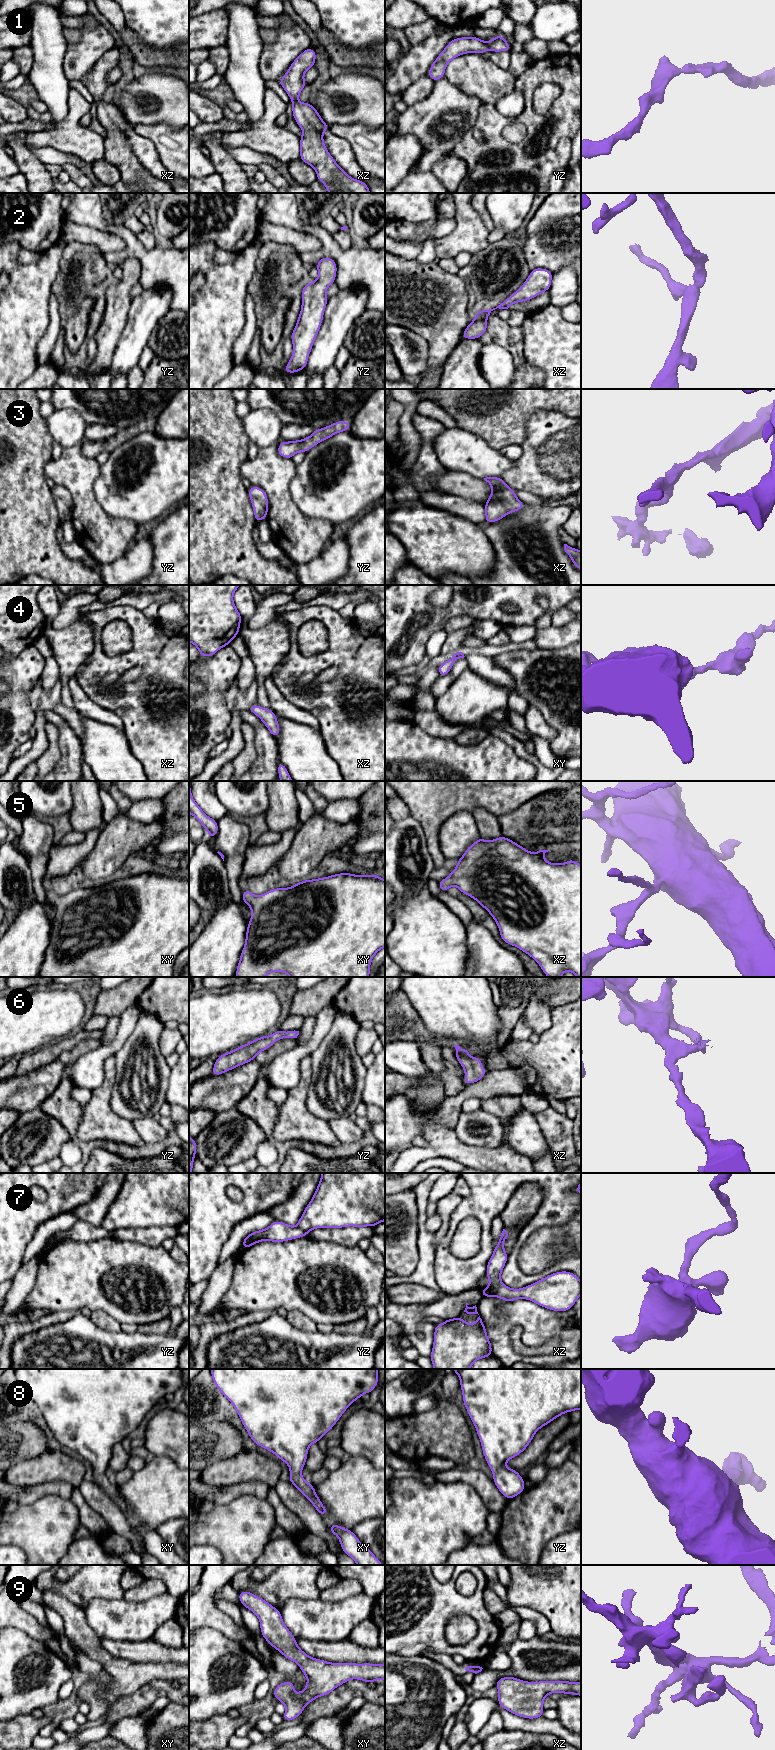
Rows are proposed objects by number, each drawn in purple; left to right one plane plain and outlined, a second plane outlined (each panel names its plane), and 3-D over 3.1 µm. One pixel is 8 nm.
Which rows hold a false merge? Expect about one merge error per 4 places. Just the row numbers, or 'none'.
7

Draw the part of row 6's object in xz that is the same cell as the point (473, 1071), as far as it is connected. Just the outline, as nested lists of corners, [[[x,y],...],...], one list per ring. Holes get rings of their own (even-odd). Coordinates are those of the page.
[[[454,1045],[456,1051],[455,1056],[461,1066],[464,1068],[465,1073],[465,1085],[473,1084],[481,1080],[486,1074],[487,1070],[483,1070],[483,1063],[478,1056],[470,1058],[468,1054],[471,1050],[464,1048],[462,1051],[460,1046]]]

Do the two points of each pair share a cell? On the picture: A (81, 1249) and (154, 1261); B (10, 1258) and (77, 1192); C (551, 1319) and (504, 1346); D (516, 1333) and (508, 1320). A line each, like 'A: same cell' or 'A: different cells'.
A: same cell
B: same cell
C: same cell
D: different cells

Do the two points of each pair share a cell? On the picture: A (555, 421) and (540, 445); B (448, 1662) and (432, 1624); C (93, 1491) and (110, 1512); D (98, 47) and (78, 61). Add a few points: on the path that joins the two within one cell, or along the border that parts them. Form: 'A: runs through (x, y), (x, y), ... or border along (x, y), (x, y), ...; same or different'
A: runs through (554, 427), (546, 439); same
B: border along (422, 1653), (439, 1652), (447, 1653), (451, 1656); different
C: runs through (94, 1496), (105, 1507); same
D: runs through (93, 47), (83, 56); same

